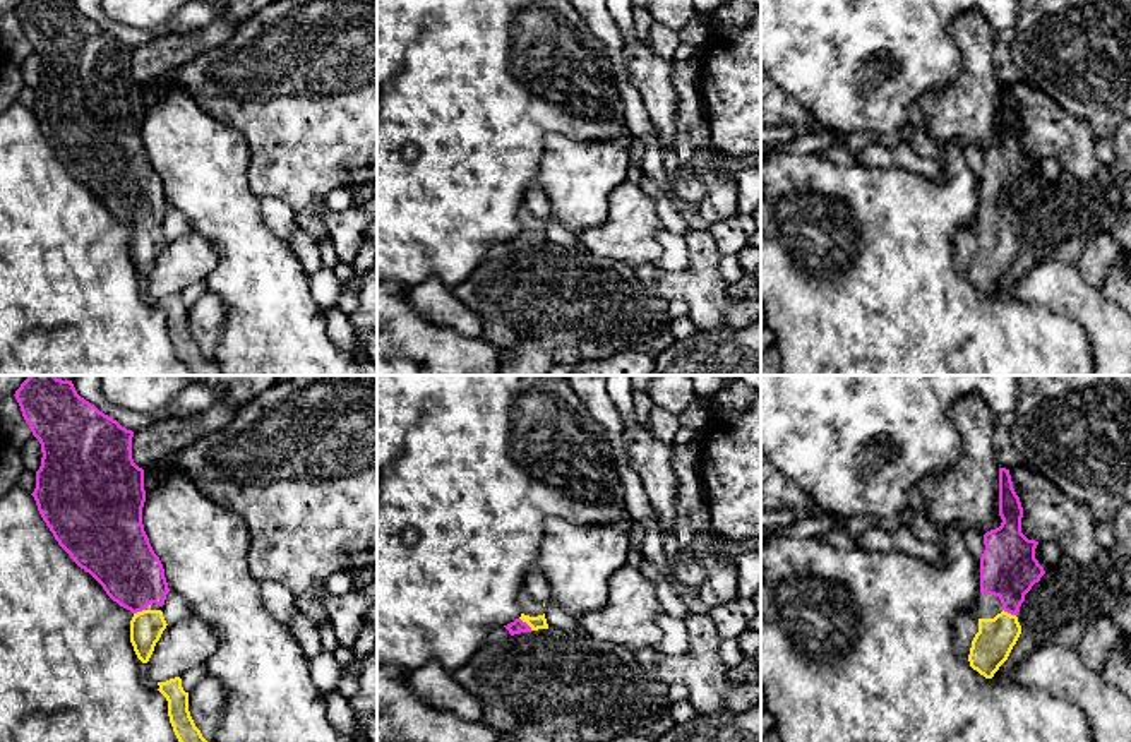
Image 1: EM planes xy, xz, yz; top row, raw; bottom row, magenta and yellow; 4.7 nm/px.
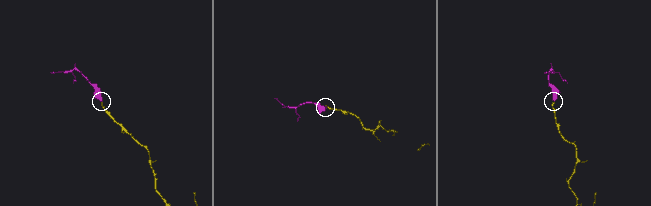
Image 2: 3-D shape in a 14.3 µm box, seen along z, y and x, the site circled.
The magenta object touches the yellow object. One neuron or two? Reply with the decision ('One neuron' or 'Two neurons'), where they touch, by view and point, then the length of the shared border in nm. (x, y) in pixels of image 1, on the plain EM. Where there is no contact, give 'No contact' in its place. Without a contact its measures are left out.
One neuron. Touches magenta at xz (526, 240). Shared border 90 nm

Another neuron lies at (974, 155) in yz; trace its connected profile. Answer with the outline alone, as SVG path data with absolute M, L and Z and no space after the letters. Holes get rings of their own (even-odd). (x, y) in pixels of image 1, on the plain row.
M972 142L972 144L966 144L963 147L960 147L963 158L966 159L970 170L980 177L984 166L985 166L985 161L984 161L984 151L978 144Z

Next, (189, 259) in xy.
M200 233L168 240L147 278L146 295L166 298L182 293L187 286L204 283L216 269L219 254Z

